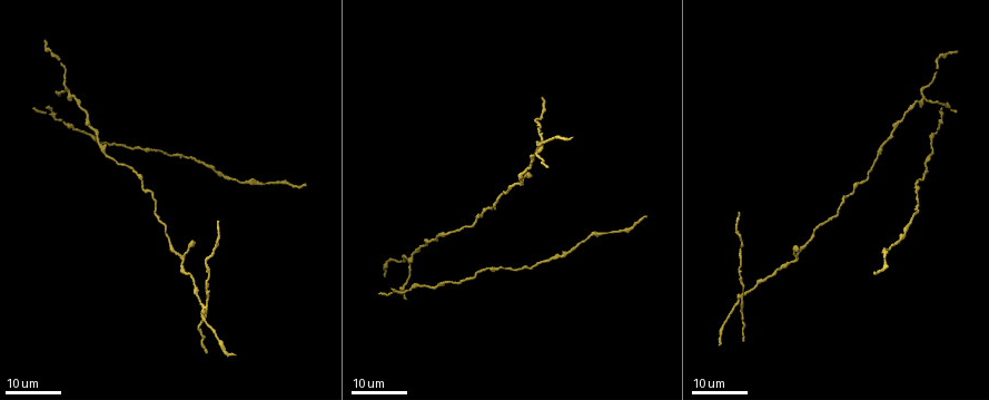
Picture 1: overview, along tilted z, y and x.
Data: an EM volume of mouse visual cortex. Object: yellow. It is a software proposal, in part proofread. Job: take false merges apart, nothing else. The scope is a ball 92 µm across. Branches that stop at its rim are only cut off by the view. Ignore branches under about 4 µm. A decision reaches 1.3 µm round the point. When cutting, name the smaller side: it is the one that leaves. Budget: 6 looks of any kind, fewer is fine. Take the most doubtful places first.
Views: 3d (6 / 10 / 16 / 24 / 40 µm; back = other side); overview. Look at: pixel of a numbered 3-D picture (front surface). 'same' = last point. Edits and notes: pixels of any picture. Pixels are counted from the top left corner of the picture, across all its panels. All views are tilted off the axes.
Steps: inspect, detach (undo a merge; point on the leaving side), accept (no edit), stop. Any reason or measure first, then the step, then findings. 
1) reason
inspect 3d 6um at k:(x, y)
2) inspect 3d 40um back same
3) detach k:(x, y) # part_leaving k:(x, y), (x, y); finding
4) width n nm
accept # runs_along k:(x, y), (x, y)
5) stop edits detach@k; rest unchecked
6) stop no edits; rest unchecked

inspect 3d 24um at 1:(741, 292)

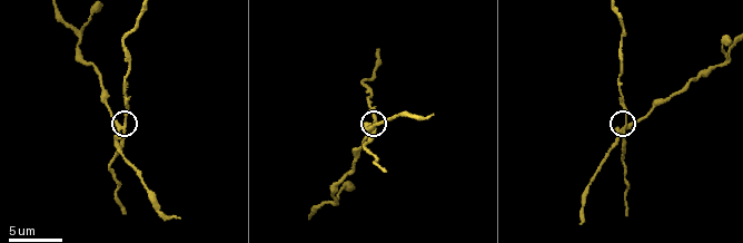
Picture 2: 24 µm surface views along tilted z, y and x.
inspect 3d 10um at 2:(124, 127)

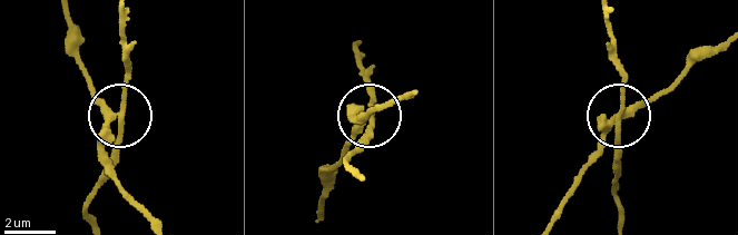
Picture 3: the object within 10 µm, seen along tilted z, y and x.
width 230 nm
detach 3:(368, 135) # part_leaving 3:(618, 113), (623, 86), (604, 11); two neurons meet here

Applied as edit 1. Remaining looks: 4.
inspect overview

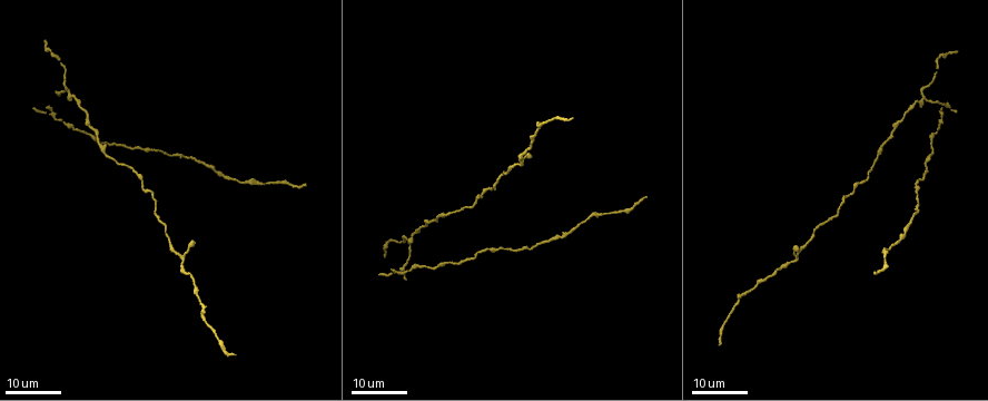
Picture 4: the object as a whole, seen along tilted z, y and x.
thin arm on a thick one
inspect 3d 16um at 4:(925, 97)

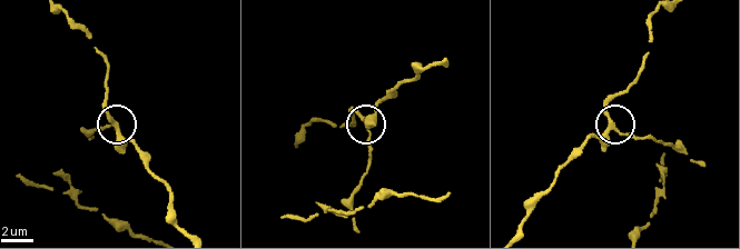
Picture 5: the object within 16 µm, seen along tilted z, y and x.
inspect 3d 6um at 5:(116, 126)

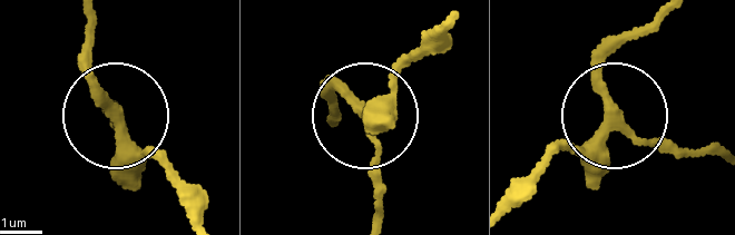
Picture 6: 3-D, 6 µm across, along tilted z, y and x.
width 230 nm
accept # runs_along 6:(516, 201), (554, 146), (605, 135), (618, 32); all the same neuron

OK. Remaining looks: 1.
stop edits detach@3; rest unchecked

